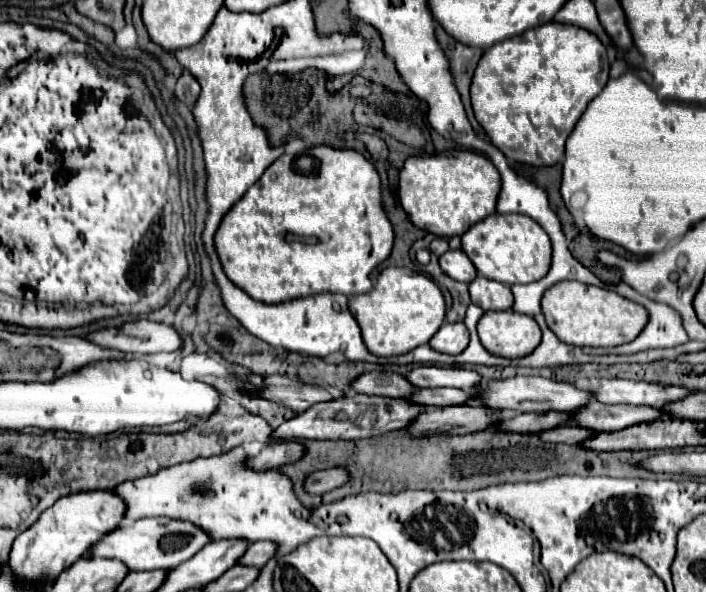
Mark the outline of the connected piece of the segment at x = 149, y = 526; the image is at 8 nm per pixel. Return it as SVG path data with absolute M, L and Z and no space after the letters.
M124 517L111 533L107 533L101 541L93 543L91 549L87 551L87 557L103 557L103 559L119 559L125 563L125 567L129 571L155 571L155 569L171 569L177 567L179 563L191 559L203 545L209 543L209 537L199 529L193 527L191 523L181 523L175 519L165 519L165 517L157 517L157 519L137 519L135 523L130 523L127 520L125 523Z

